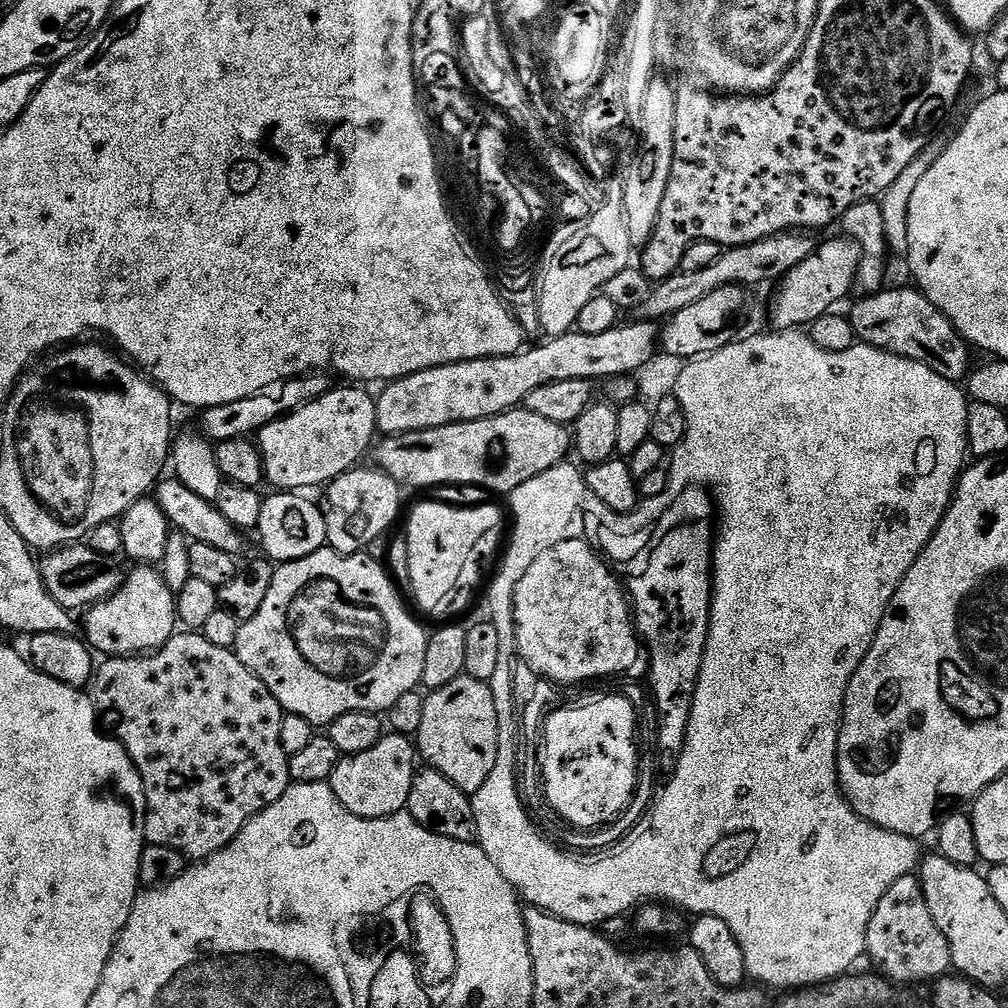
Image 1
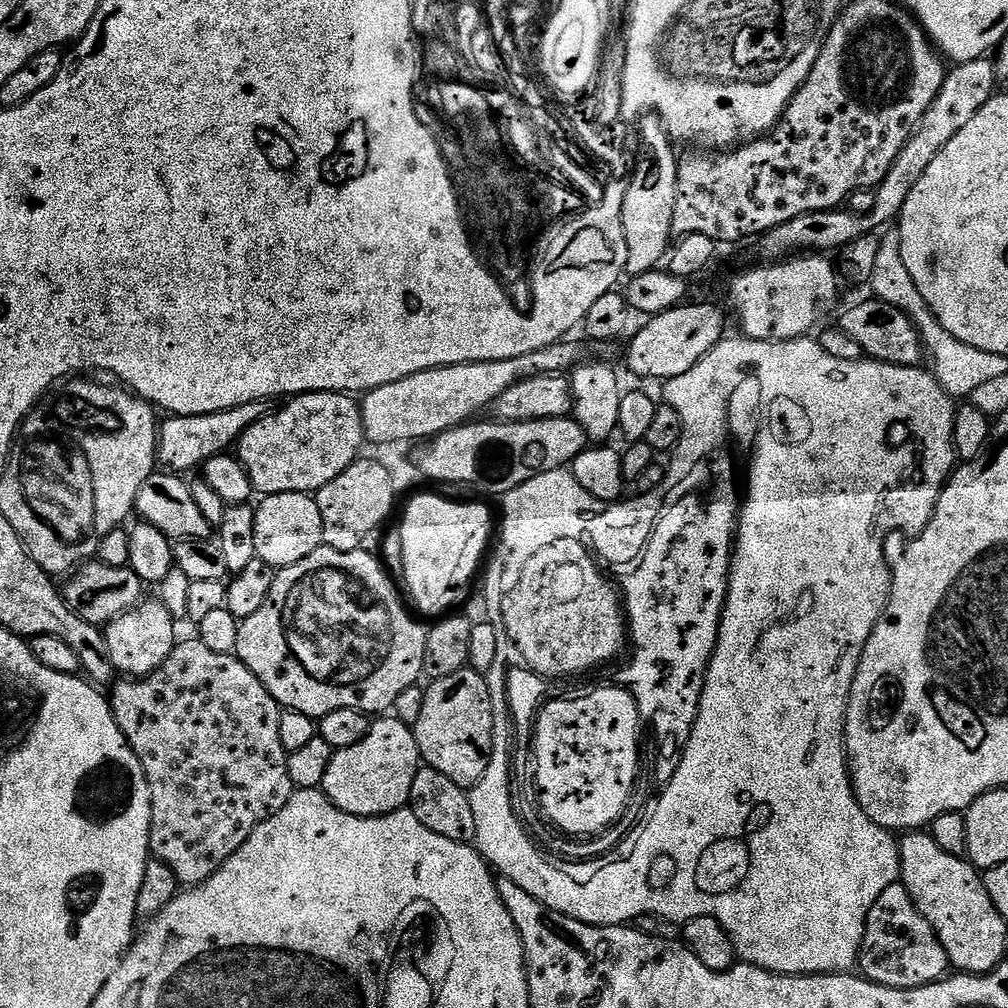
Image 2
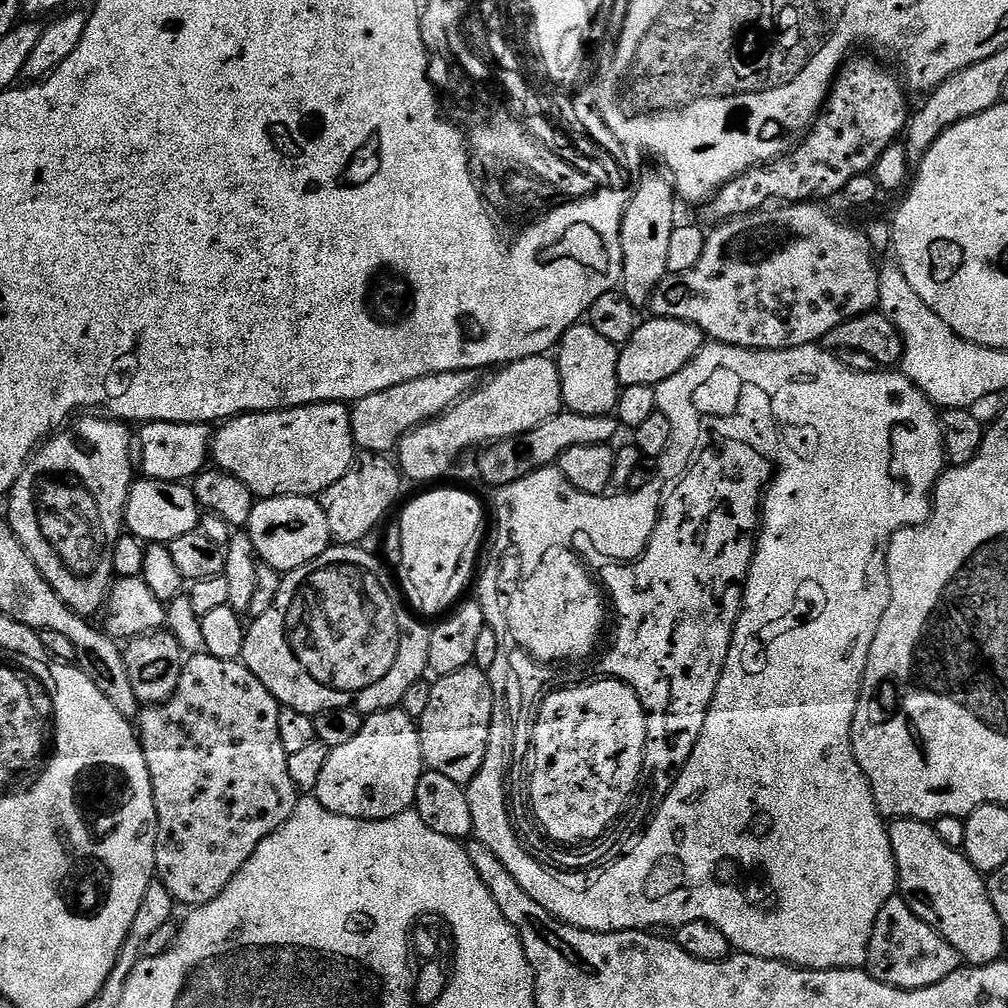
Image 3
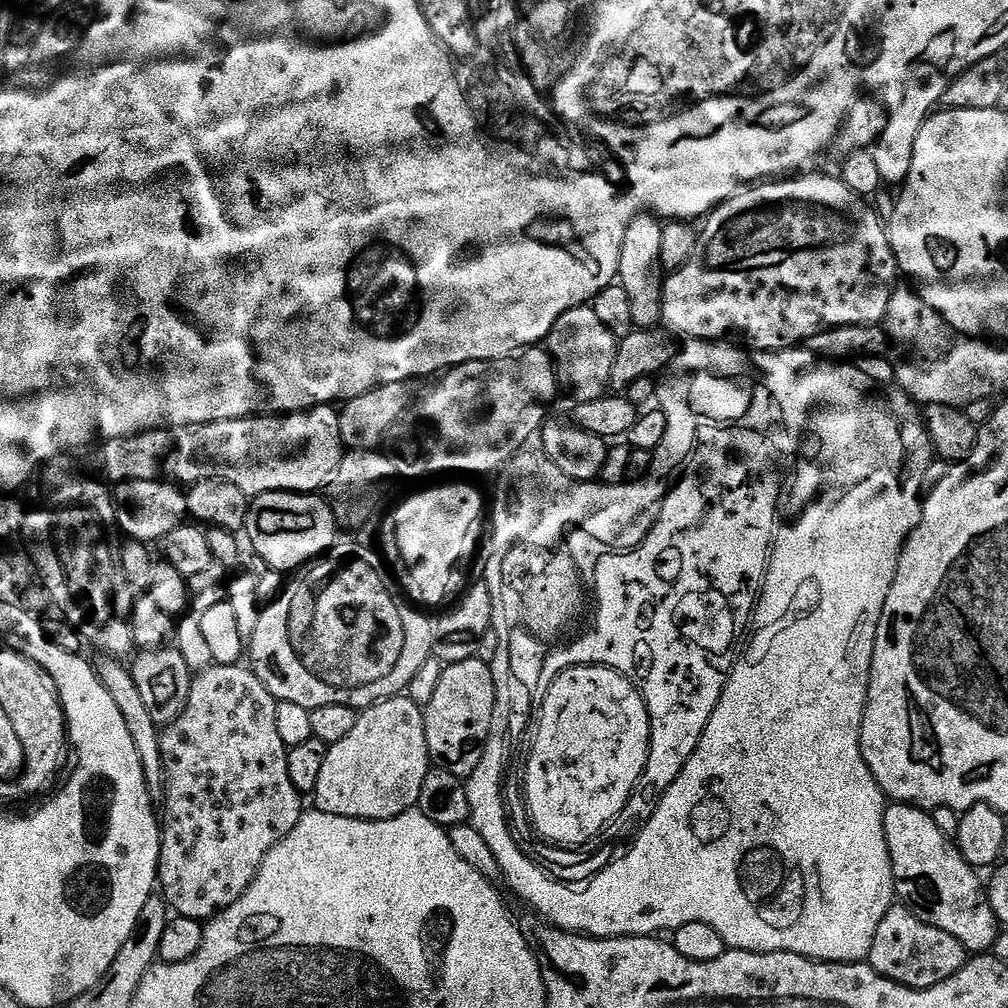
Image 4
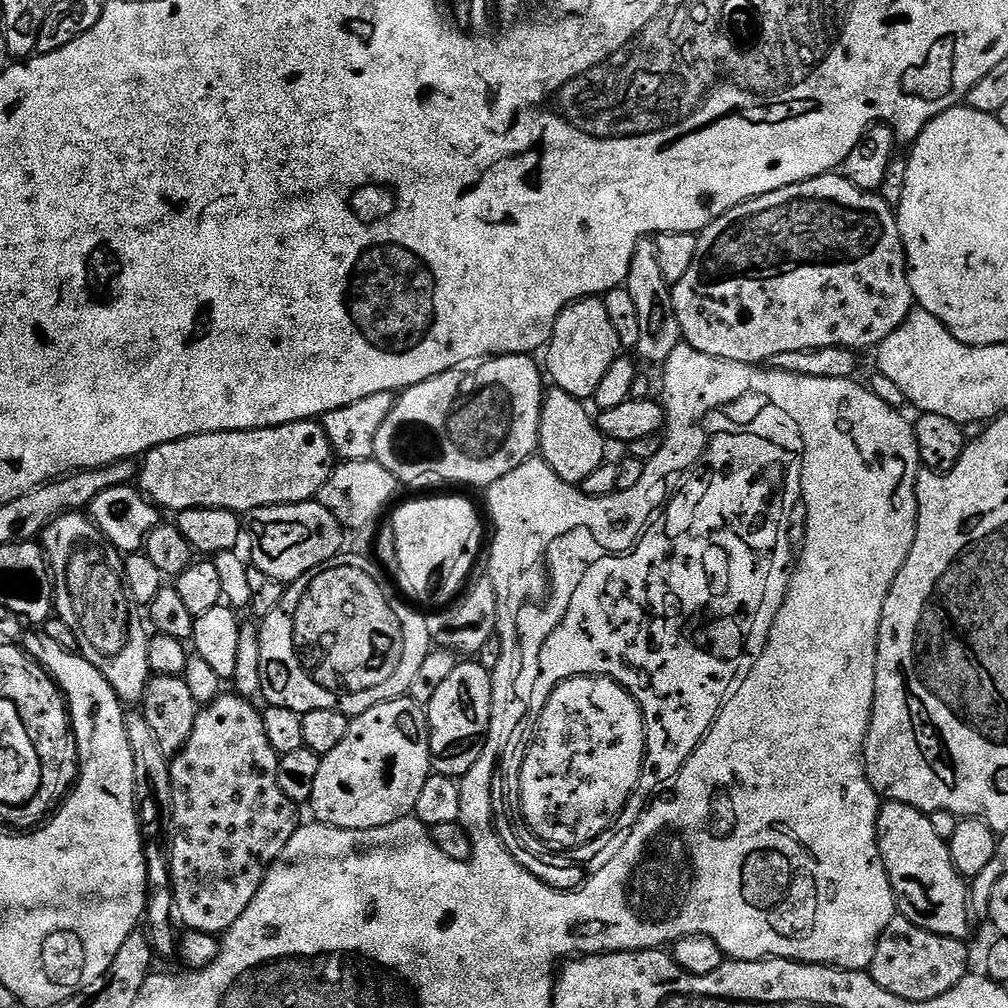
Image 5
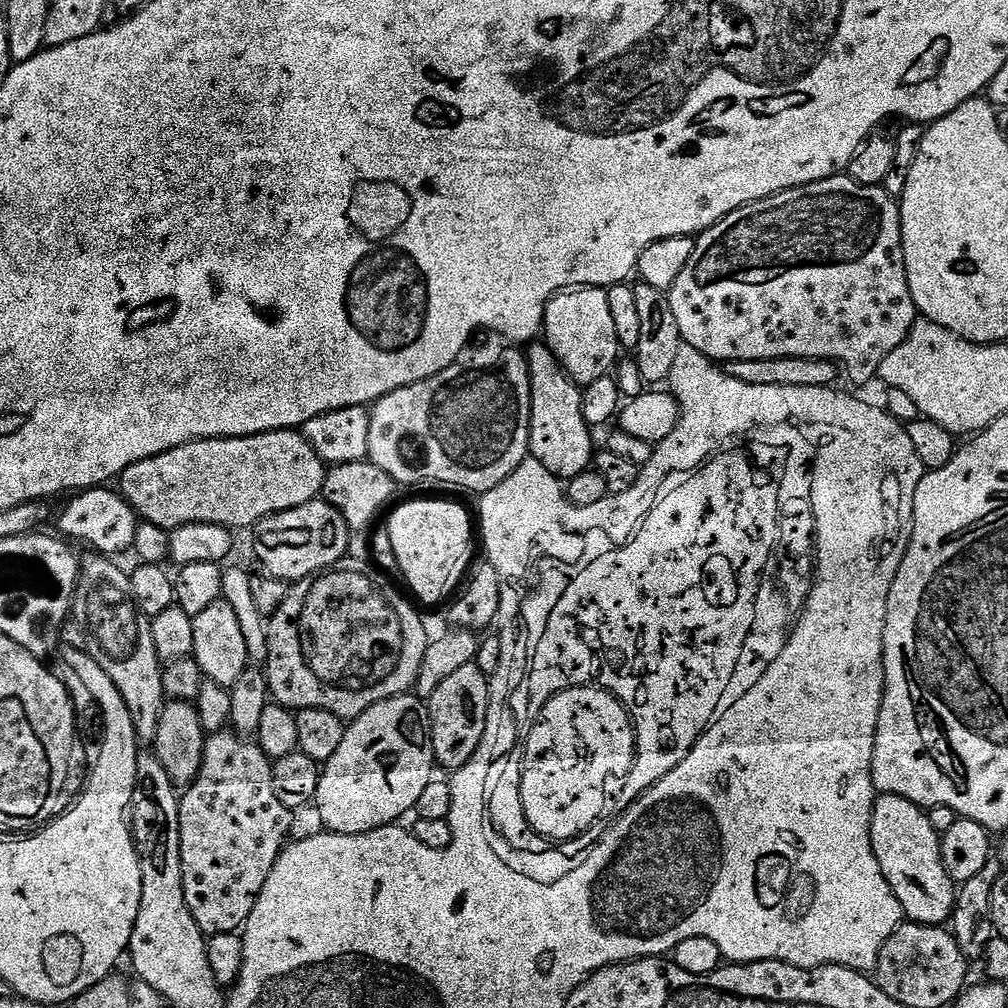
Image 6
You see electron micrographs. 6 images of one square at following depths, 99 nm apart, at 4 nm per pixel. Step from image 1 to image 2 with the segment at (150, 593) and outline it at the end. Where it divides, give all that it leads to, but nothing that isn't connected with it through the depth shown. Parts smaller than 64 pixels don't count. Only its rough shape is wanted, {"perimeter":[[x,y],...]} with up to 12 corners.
{"perimeter":[[159,599],[137,604],[103,629],[117,673],[143,678],[178,643]]}

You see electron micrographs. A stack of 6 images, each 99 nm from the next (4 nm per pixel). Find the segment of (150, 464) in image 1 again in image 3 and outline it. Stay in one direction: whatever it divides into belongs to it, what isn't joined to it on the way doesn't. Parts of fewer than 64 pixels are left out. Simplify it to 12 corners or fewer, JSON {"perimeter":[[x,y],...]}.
{"perimeter":[[115,418],[73,419],[48,442],[56,468],[90,485],[104,522],[124,524],[134,432]]}

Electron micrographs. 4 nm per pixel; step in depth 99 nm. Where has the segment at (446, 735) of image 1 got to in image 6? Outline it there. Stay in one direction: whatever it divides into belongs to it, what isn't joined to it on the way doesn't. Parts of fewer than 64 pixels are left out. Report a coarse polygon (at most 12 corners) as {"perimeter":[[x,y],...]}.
{"perimeter":[[473,662],[426,702],[437,765],[482,742],[489,677]]}

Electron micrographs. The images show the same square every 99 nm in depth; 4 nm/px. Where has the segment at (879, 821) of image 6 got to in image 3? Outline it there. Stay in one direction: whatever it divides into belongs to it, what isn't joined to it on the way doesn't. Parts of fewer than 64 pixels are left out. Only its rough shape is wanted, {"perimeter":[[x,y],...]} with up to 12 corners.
{"perimeter":[[931,823],[888,828],[898,892],[965,965],[1006,930],[985,877]]}

